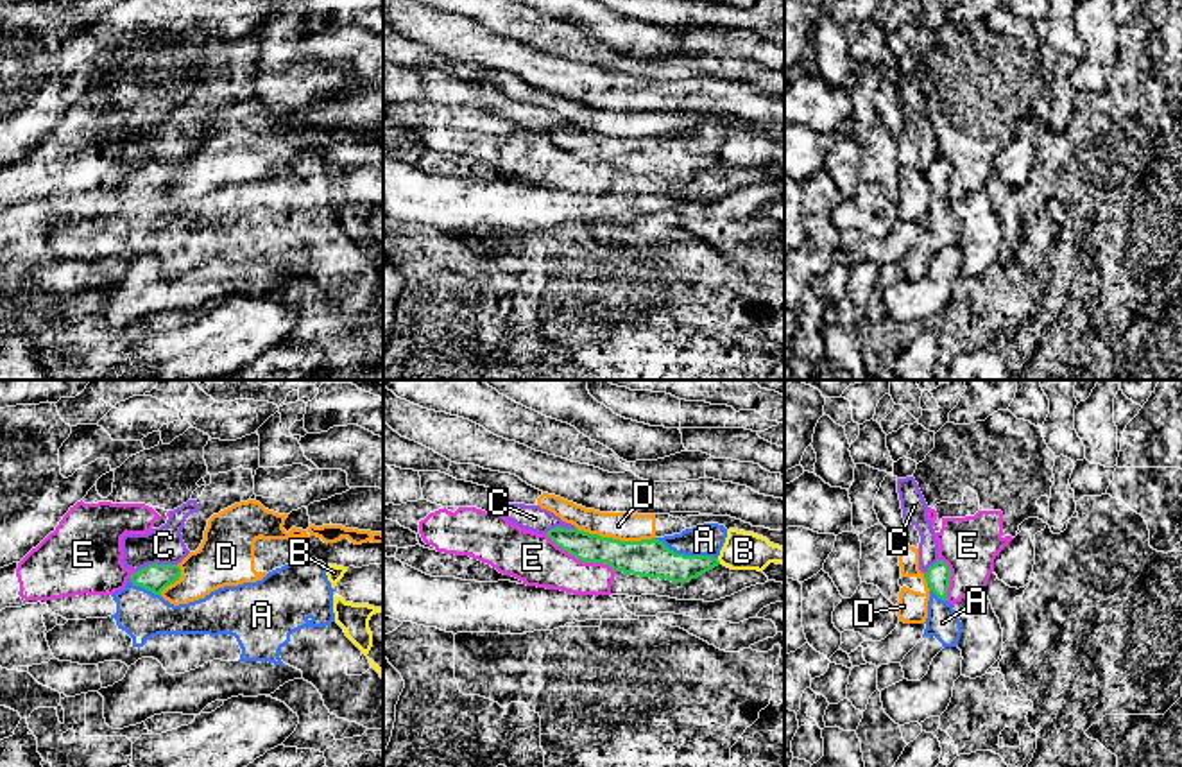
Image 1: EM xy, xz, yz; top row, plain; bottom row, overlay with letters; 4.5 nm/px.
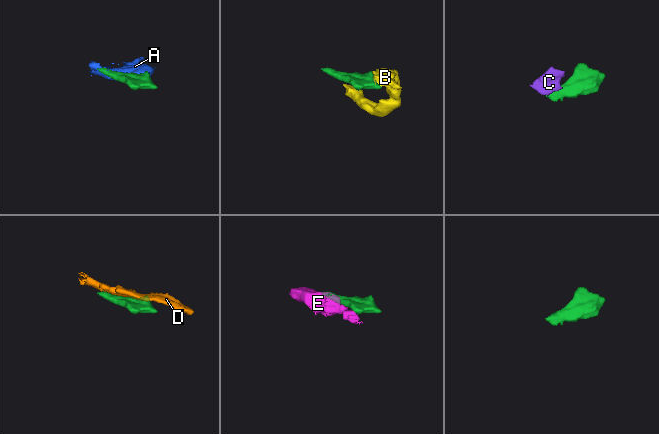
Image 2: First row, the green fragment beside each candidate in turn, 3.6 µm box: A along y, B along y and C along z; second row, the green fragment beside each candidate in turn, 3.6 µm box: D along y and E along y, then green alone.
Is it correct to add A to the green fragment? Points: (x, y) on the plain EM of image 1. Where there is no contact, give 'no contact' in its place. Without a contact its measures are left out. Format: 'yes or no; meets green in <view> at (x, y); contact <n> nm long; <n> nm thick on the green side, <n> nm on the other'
yes; meets green in xz at (686, 155); contact 300 nm long; 180 nm thick on the green side, 140 nm on the other

